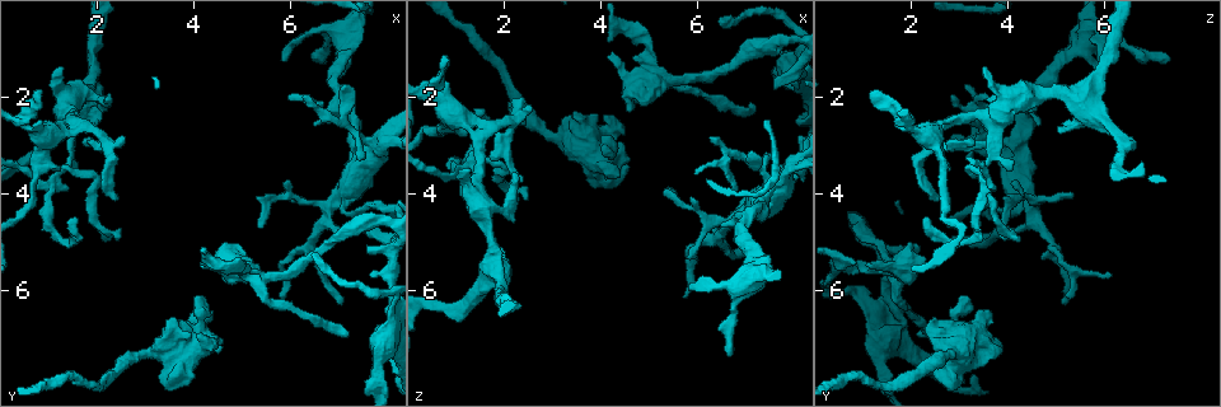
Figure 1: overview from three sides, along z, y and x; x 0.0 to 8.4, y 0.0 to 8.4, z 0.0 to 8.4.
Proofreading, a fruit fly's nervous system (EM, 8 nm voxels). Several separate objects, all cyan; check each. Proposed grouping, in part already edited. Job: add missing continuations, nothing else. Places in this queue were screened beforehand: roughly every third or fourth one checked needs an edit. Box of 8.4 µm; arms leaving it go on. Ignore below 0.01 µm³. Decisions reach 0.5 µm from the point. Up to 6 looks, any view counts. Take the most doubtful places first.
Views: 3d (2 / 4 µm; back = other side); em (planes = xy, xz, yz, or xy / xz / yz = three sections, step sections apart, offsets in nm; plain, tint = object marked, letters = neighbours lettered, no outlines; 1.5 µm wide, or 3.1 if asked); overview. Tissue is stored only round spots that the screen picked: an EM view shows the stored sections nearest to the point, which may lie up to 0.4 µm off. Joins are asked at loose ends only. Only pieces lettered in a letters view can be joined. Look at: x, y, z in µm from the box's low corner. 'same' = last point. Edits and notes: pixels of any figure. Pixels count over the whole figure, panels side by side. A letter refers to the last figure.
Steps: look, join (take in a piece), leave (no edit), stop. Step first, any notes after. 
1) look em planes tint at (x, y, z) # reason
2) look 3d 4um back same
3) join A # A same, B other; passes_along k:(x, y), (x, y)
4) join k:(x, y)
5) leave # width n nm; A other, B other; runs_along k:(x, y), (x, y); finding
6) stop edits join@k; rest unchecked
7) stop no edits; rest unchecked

look em yz step 4 letters at (4.30, 5.45, 1.15) # free end

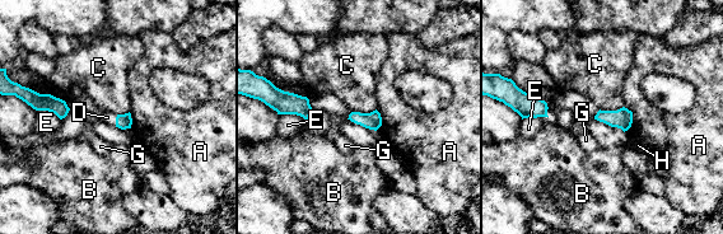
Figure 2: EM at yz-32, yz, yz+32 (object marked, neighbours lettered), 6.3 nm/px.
look em planes letters same

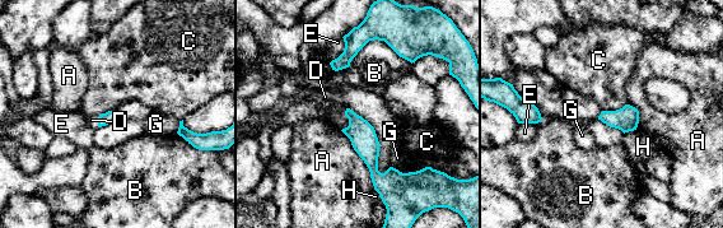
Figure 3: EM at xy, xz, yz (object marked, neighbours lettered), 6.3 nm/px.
join D # A other, B other, C other, D same, E other, G other, H other; passes_along 3:(105, 119), (98, 121), (92, 120); it goes on there

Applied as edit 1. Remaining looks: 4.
look overview # see it whole again

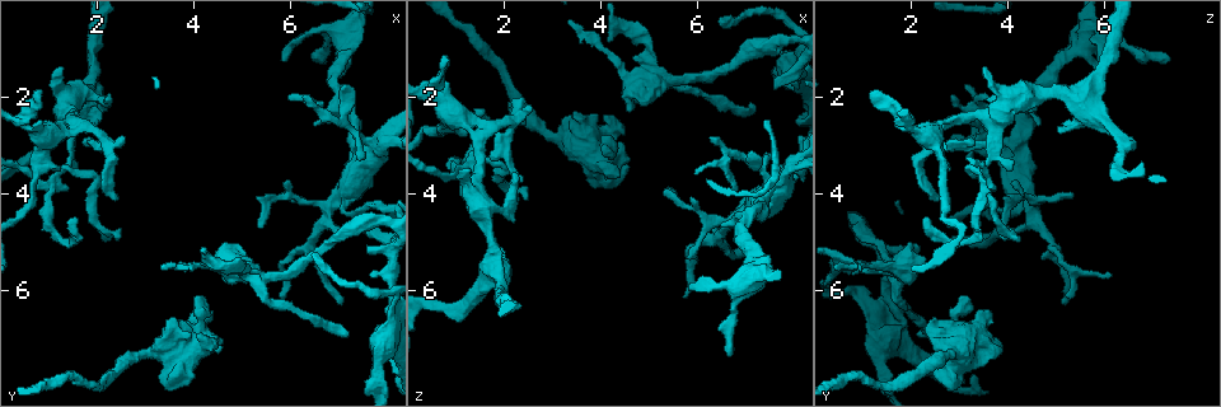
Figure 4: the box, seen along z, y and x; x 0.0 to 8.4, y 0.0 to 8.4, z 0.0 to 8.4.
look em planes tint at (4.55, 7.05, 3.20) # an open end

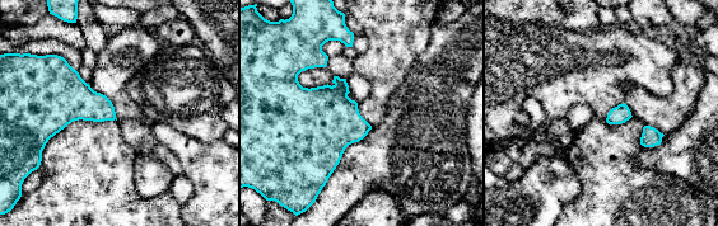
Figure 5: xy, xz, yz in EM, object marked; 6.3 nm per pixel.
look em planes letters same

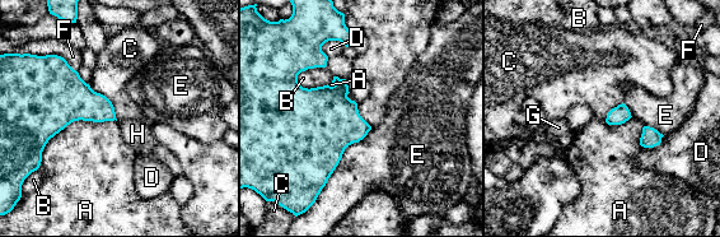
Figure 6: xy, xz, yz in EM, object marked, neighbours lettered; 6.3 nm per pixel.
leave # longest_contact A 550 nm; A other, B other, C other, D other, E other, F other, G other, H other; no lettered piece goes on from it

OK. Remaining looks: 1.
stop edits join@3; rest unchecked

